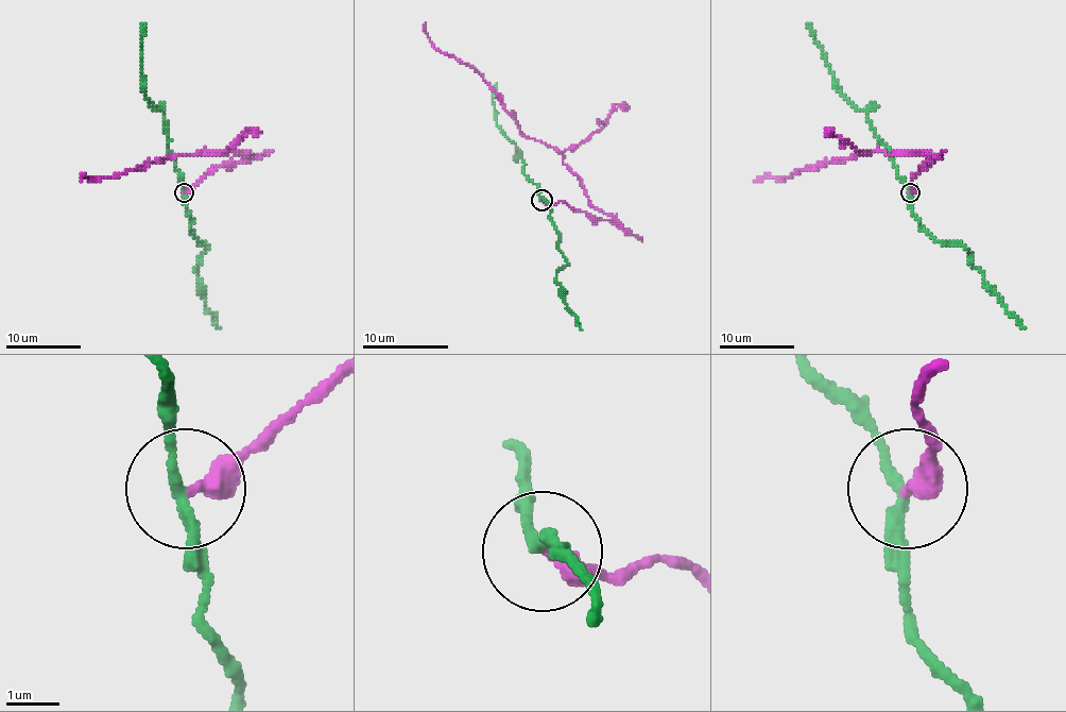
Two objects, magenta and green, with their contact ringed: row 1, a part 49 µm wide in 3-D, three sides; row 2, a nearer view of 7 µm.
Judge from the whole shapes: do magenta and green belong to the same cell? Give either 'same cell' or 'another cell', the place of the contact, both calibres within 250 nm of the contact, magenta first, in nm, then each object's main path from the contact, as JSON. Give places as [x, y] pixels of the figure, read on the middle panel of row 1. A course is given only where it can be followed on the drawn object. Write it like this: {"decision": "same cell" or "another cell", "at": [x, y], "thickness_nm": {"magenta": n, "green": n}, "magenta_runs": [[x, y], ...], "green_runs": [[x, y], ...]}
{"decision": "another cell", "at": [542, 200], "thickness_nm": {"magenta": 360, "green": 200}, "magenta_runs": [[542, 201], [565, 201], [618, 224], [590, 203], [561, 153], [528, 138], [473, 67], [439, 50], [425, 22]], "green_runs": [[542, 201], [539, 186], [523, 174], [521, 153], [496, 123], [494, 85]]}

